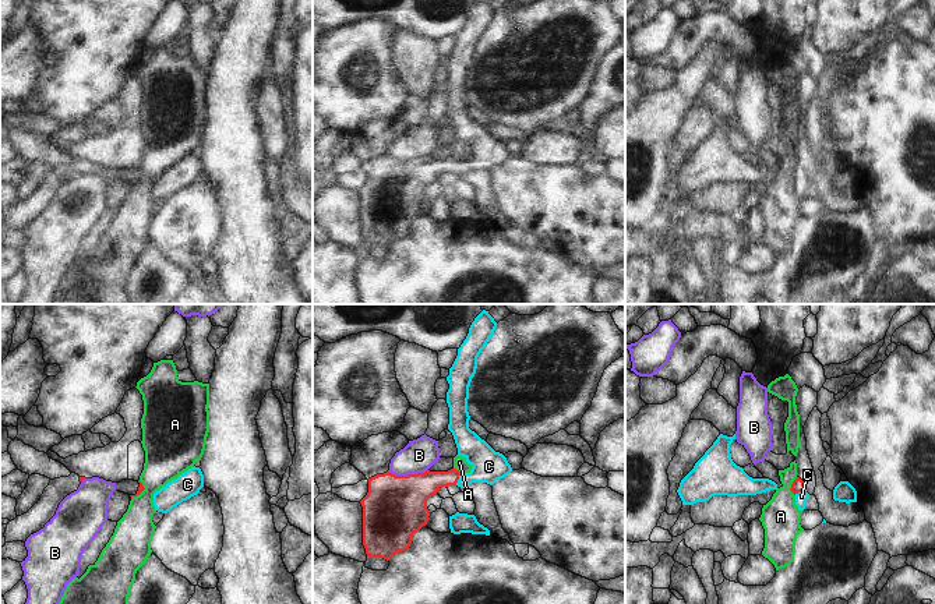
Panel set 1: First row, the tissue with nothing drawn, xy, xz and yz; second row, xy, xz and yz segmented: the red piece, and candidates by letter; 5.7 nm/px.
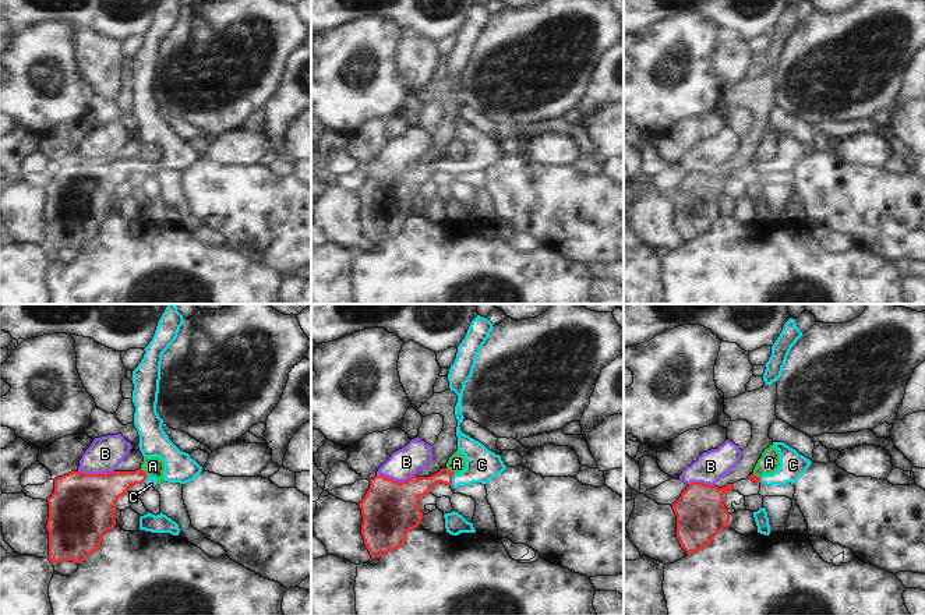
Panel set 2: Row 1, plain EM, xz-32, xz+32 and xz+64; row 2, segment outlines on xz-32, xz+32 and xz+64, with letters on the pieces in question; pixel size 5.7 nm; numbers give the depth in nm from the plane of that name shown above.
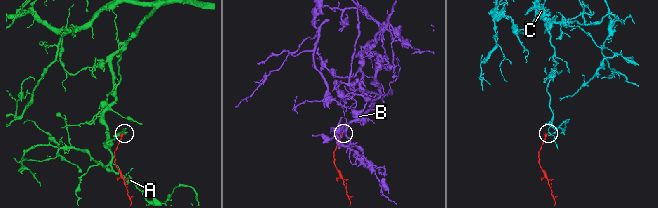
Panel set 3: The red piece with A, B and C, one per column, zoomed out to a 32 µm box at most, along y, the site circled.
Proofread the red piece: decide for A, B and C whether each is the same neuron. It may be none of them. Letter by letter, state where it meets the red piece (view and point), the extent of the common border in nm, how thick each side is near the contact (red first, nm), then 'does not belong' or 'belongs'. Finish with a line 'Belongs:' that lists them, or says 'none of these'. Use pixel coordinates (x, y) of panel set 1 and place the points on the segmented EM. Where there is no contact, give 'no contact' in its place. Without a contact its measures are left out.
A: yz (791, 487) | 110 nm | 70/220 nm | does not belong
B: xz (409, 474) | 240 nm | 360/190 nm | does not belong
C: xz (458, 479) | 80 nm | 180/190 nm | belongs
Belongs: C

